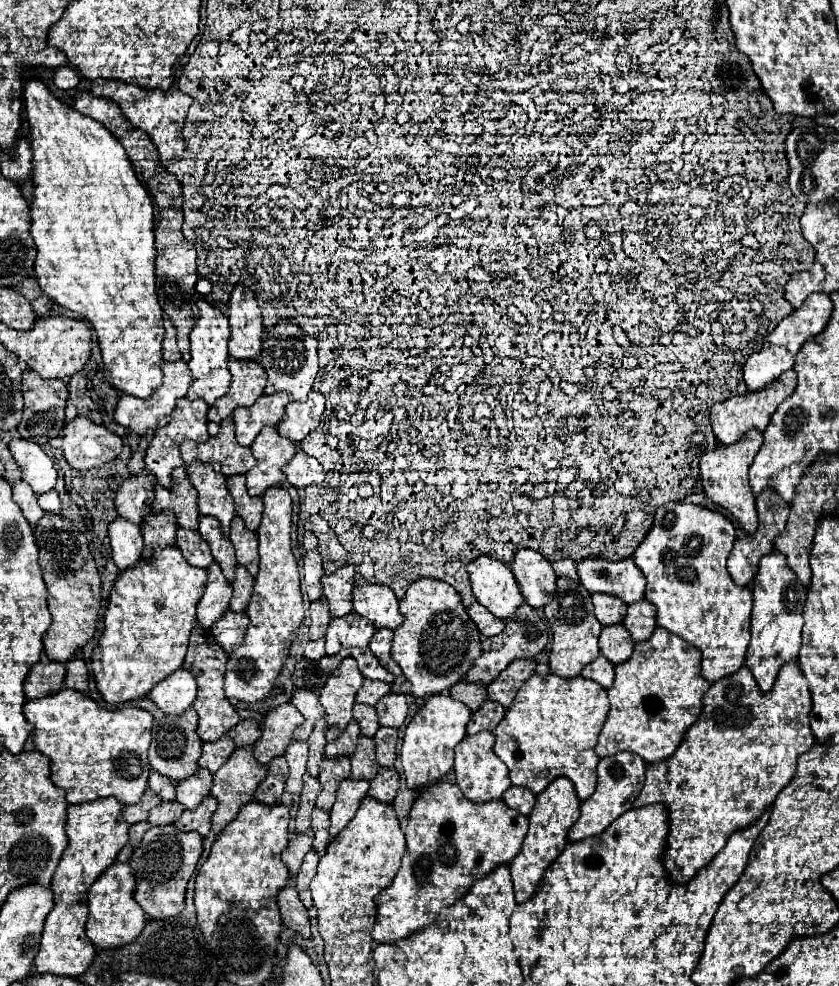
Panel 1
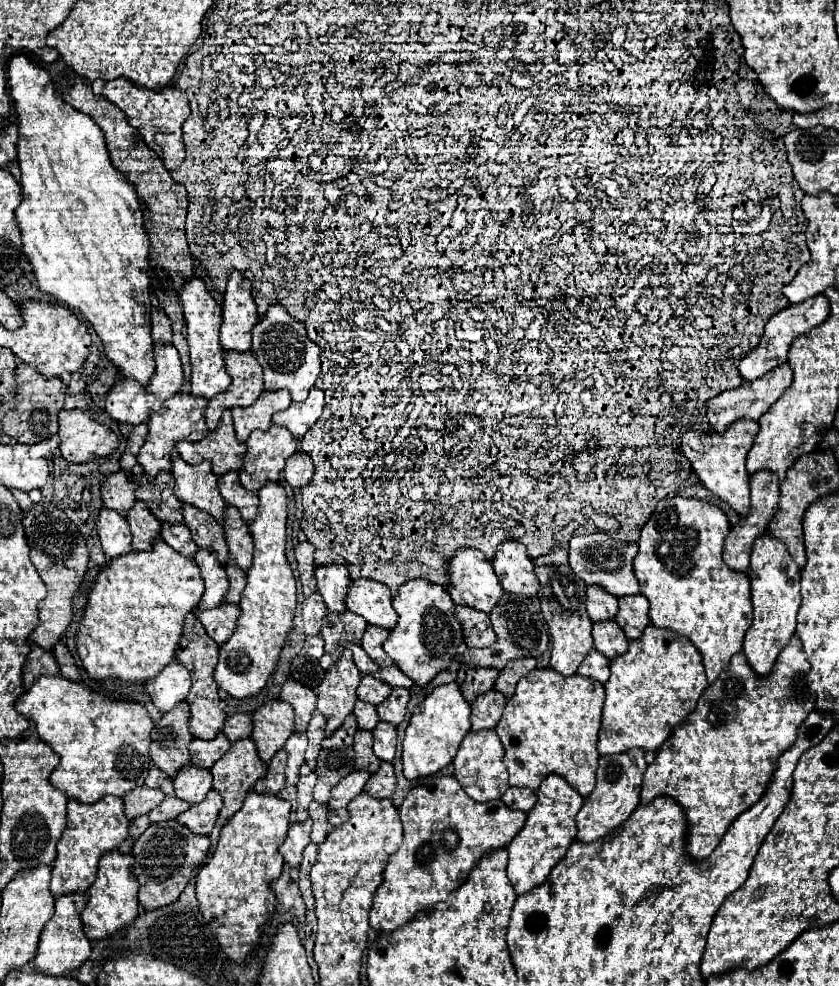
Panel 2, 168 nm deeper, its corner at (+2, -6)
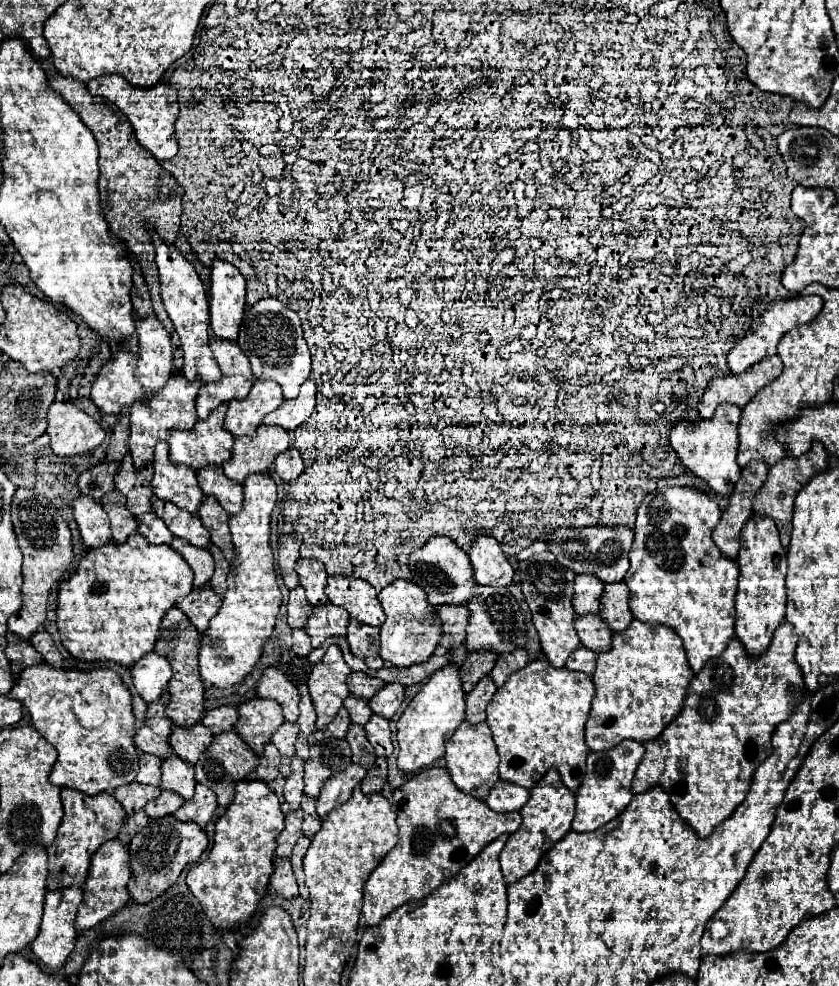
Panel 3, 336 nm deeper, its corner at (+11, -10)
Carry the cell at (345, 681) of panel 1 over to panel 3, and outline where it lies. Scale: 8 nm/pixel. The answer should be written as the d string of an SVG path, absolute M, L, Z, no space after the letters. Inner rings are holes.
M331 644L325 650L321 662L317 662L309 674L309 694L313 698L313 706L317 712L317 728L325 728L329 720L343 706L343 700L349 696L347 676L351 668L345 664L341 650L337 644Z

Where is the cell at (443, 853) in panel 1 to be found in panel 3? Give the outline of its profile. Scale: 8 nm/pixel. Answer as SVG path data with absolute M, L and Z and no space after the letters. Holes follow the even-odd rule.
M427 768L393 792L399 842L369 874L363 896L363 918L369 926L381 922L389 912L409 900L421 900L435 892L441 882L455 876L481 848L501 834L517 832L521 814L497 814L485 802L461 792L449 778L447 768Z

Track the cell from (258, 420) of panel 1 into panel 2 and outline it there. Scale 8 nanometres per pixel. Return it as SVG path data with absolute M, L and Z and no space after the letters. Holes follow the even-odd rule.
M278 390L278 392L262 392L260 398L248 406L248 408L234 408L234 430L236 440L246 442L252 430L268 430L272 426L272 414L284 410L290 404L290 392Z

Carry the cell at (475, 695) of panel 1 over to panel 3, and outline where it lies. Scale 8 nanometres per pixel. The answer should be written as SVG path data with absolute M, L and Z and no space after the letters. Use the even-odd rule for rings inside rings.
M477 650L471 652L465 660L465 664L461 666L461 680L463 680L463 690L471 692L475 688L475 684L481 680L481 676L489 674L493 664L497 660L497 654L491 650Z

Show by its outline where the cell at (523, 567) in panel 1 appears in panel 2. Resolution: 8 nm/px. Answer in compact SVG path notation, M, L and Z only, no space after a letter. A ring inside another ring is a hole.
M504 542L492 560L494 572L506 592L538 596L540 584L534 574L534 560L520 542Z

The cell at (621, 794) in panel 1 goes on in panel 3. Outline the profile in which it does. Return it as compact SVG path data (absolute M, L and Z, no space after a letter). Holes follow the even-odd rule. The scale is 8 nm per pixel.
M623 740L611 750L589 752L587 774L575 792L577 814L573 818L573 830L593 832L625 810L625 806L631 802L633 796L631 780L635 776L635 768L641 762L641 758L643 758L643 744L637 740Z

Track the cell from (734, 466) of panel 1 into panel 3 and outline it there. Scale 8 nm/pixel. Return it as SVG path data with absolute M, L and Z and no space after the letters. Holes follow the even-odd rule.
M723 402L717 406L715 414L707 420L677 420L671 428L671 446L675 448L681 462L699 478L703 478L717 496L729 496L735 482L739 480L741 468L735 462L737 456L737 424L741 418L741 408Z

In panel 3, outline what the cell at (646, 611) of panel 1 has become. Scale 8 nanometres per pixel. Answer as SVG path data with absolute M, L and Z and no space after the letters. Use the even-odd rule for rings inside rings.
M625 582L605 584L601 594L601 606L603 610L599 608L599 616L613 632L623 632L631 624L633 614L629 612L629 590Z

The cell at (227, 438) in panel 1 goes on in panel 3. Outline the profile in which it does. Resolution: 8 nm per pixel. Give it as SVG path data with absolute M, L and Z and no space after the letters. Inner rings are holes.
M219 404L205 420L197 420L191 430L171 430L169 434L169 458L173 464L185 464L193 470L205 466L205 464L223 464L229 460L231 448L233 448L233 436L223 428L223 418L227 412L227 404Z

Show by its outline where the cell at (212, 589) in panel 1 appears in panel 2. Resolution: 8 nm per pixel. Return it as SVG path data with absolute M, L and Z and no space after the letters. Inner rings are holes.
M198 548L194 560L200 566L200 572L202 572L202 578L206 584L206 592L198 604L198 610L210 610L210 608L220 606L228 592L228 578L226 578L224 568L218 564L214 552L210 552L210 550Z

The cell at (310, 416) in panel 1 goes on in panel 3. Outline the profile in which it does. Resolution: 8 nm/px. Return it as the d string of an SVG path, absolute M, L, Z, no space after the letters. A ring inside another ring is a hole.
M307 380L301 390L299 390L299 396L295 400L283 400L283 404L273 410L271 414L267 414L263 418L265 424L273 424L273 426L281 426L285 428L287 432L293 432L301 422L305 422L313 408L315 408L315 382Z

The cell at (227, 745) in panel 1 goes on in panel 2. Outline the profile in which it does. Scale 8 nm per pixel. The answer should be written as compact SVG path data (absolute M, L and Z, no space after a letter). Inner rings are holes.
M218 734L216 740L198 740L194 738L190 744L190 756L192 756L192 764L198 768L206 768L210 770L214 766L214 762L218 758L222 758L222 754L226 754L230 748L230 742L226 740L224 734Z

